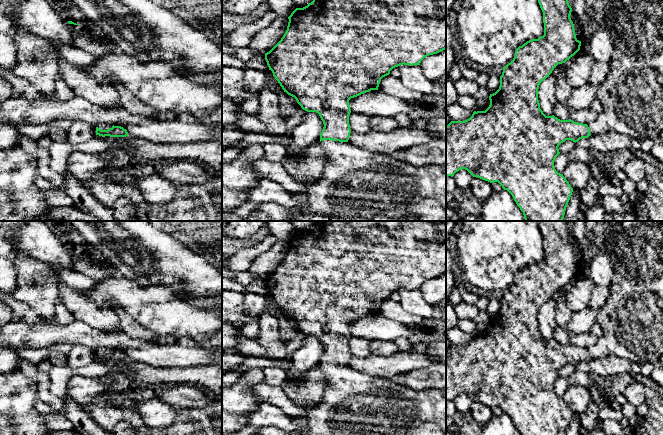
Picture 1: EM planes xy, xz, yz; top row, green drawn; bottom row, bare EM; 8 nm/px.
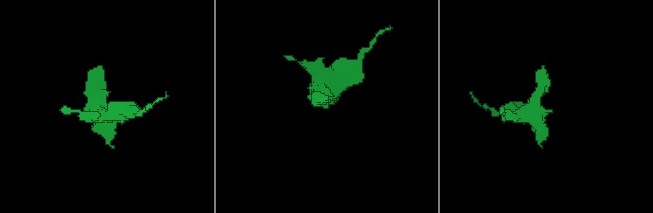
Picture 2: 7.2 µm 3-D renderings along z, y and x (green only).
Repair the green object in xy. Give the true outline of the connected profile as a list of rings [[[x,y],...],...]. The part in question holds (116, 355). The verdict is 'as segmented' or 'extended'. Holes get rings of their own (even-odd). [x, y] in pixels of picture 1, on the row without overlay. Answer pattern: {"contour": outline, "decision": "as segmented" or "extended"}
{"contour": [[[100,348],[96,351],[96,359],[105,361],[126,361],[128,356],[121,350],[114,350],[110,348]]], "decision": "extended"}

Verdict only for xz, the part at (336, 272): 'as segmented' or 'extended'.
extended

